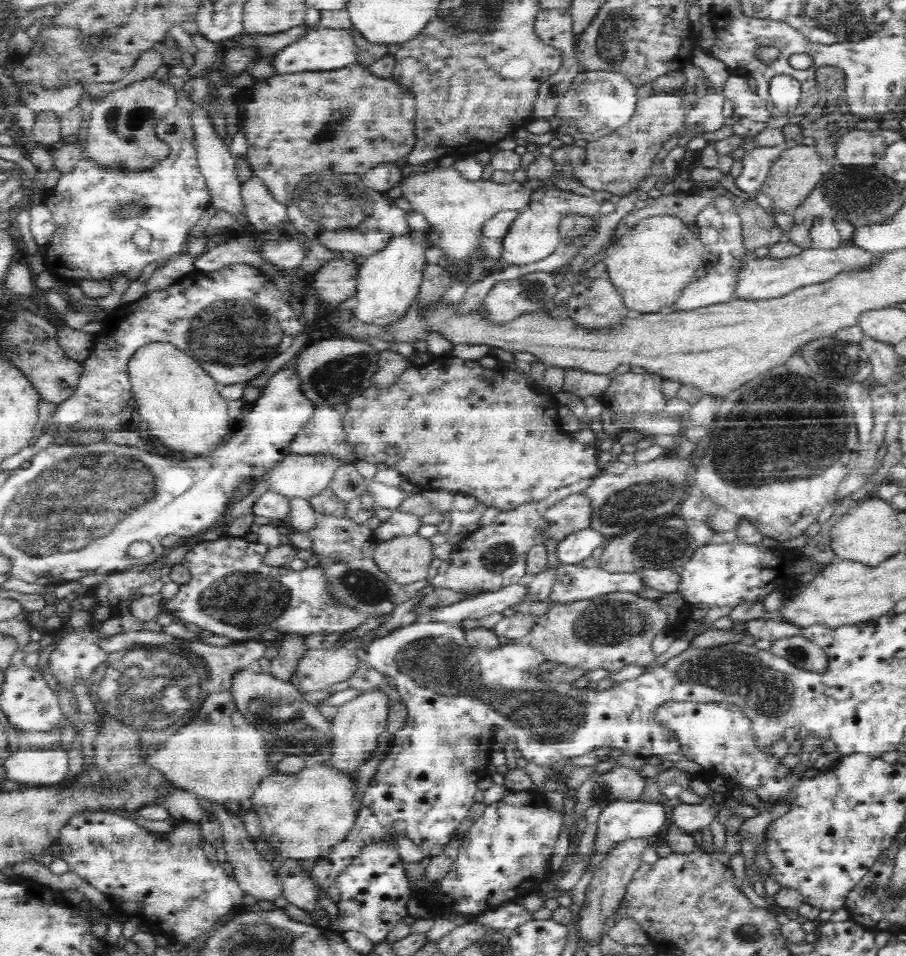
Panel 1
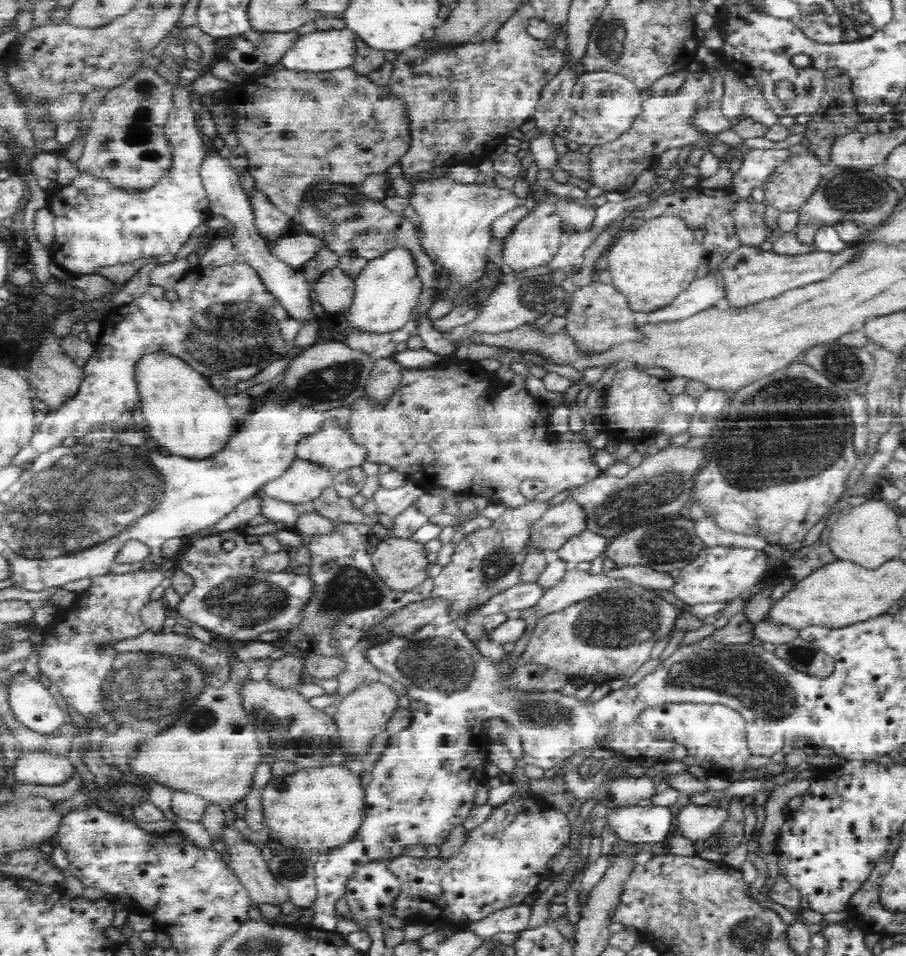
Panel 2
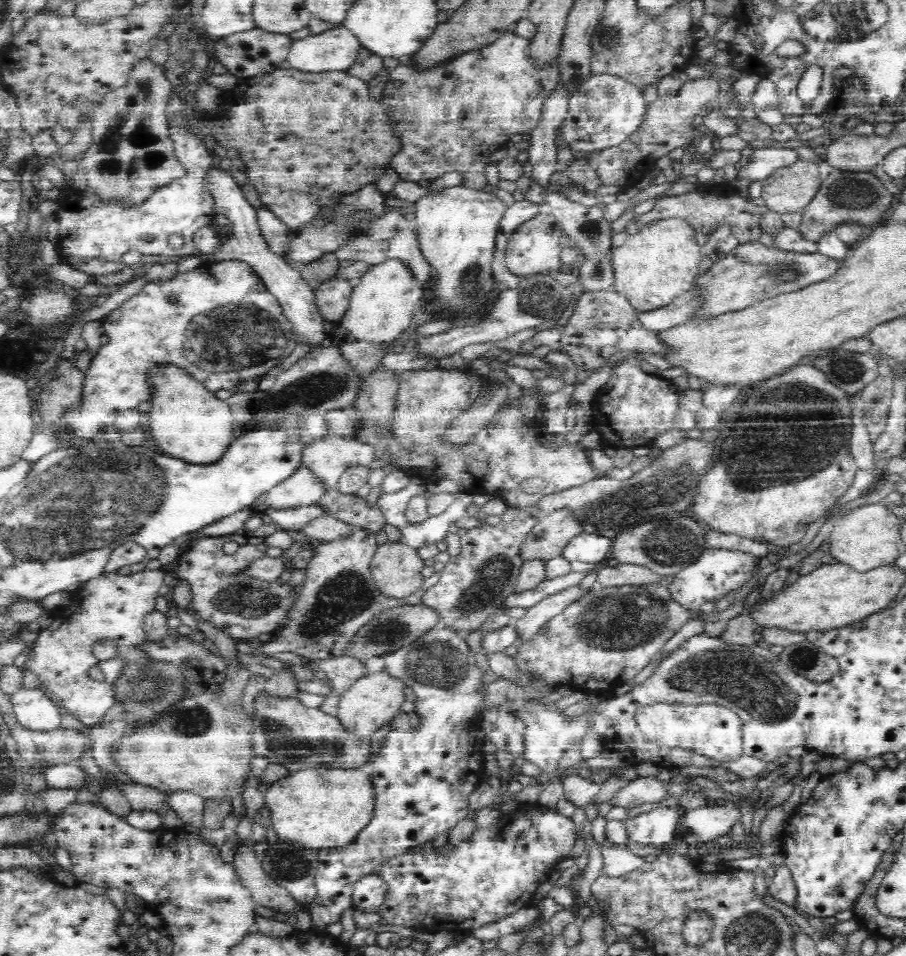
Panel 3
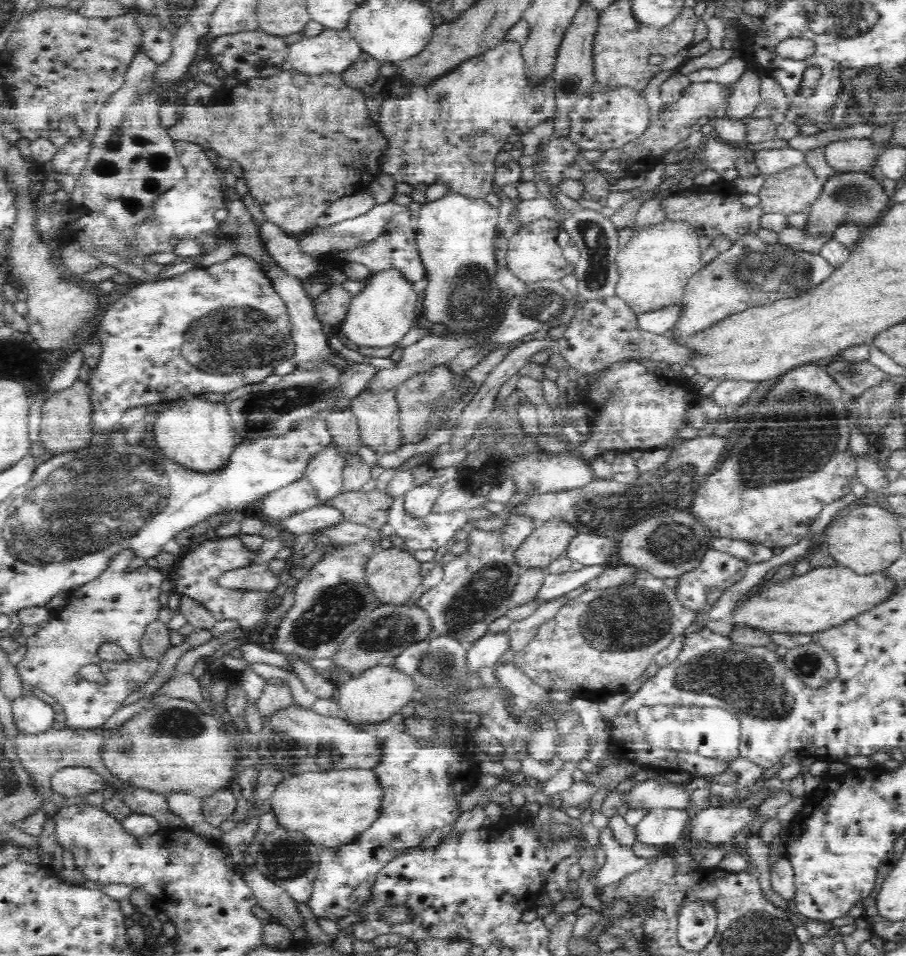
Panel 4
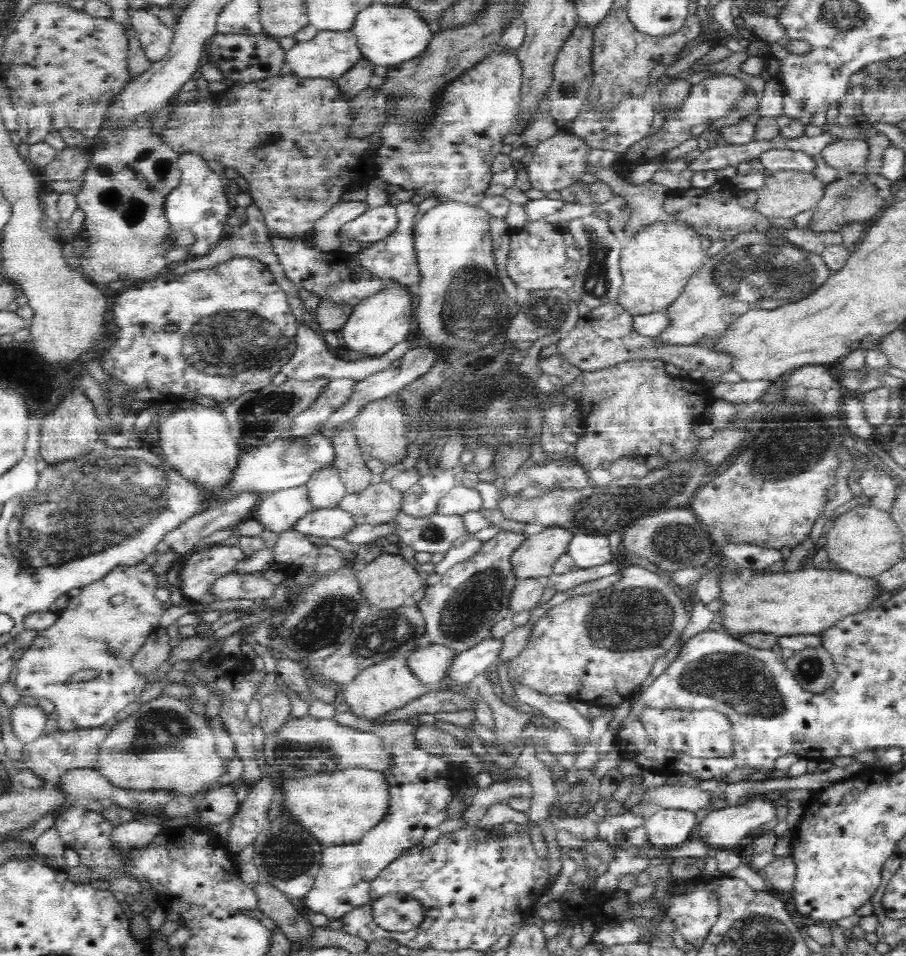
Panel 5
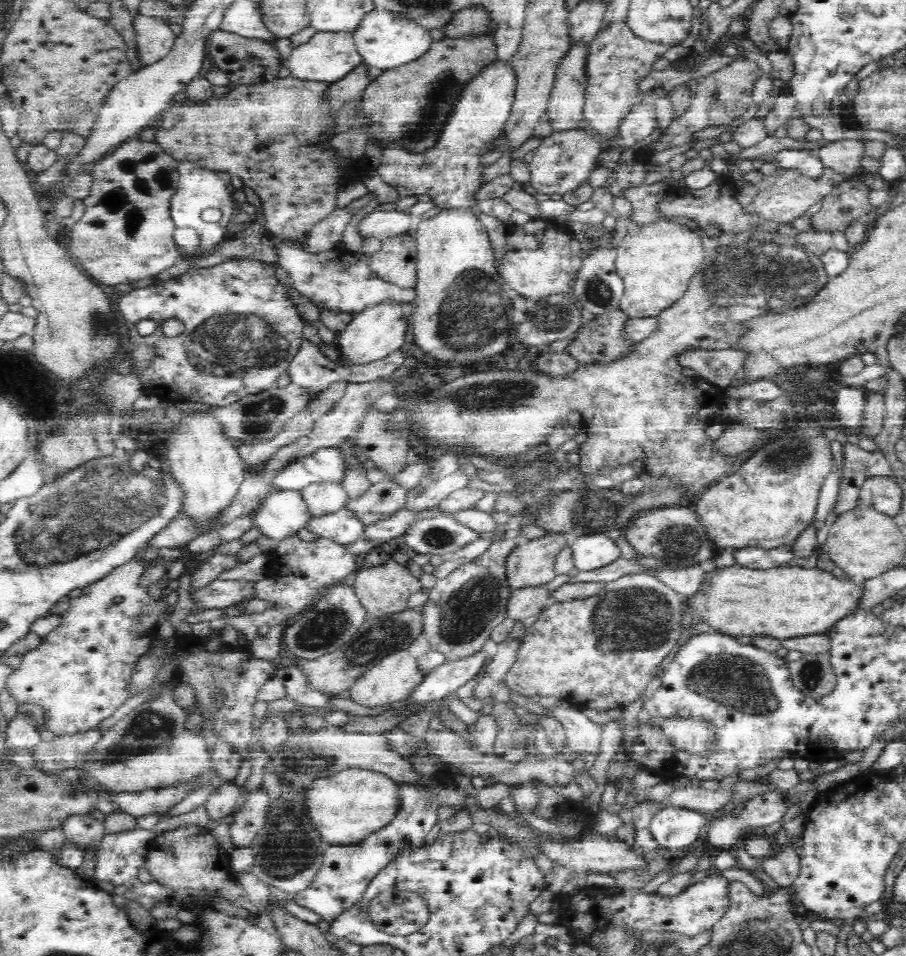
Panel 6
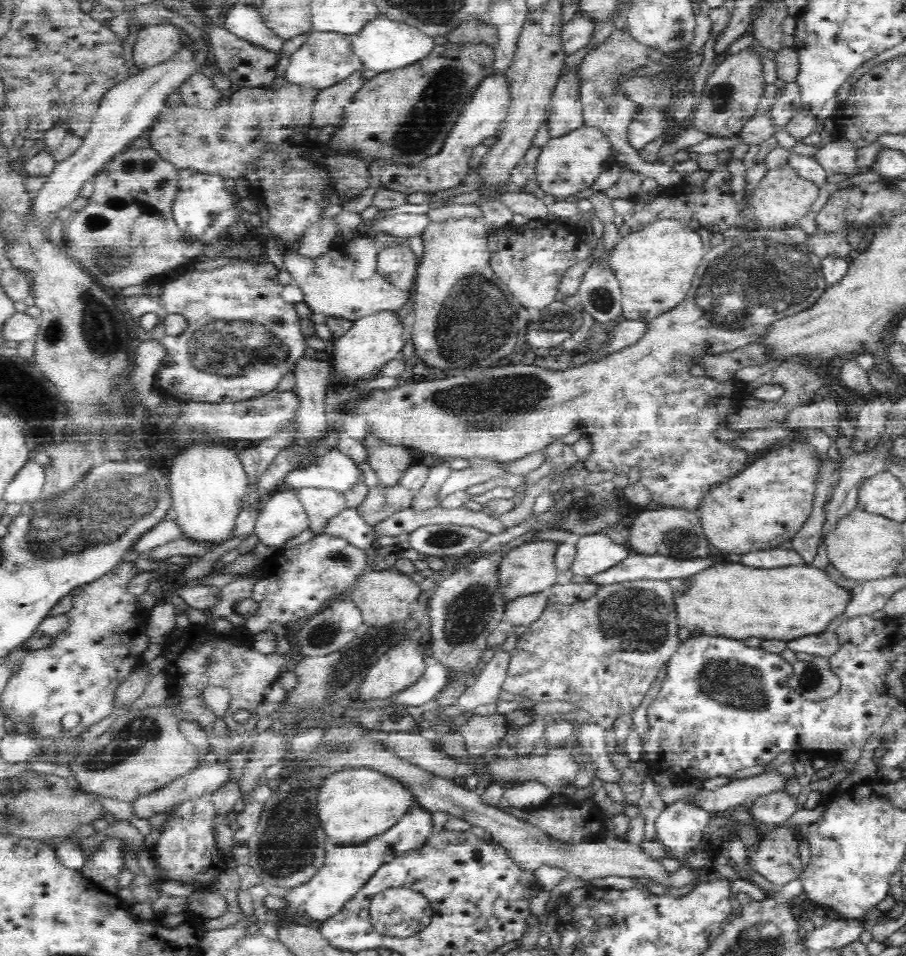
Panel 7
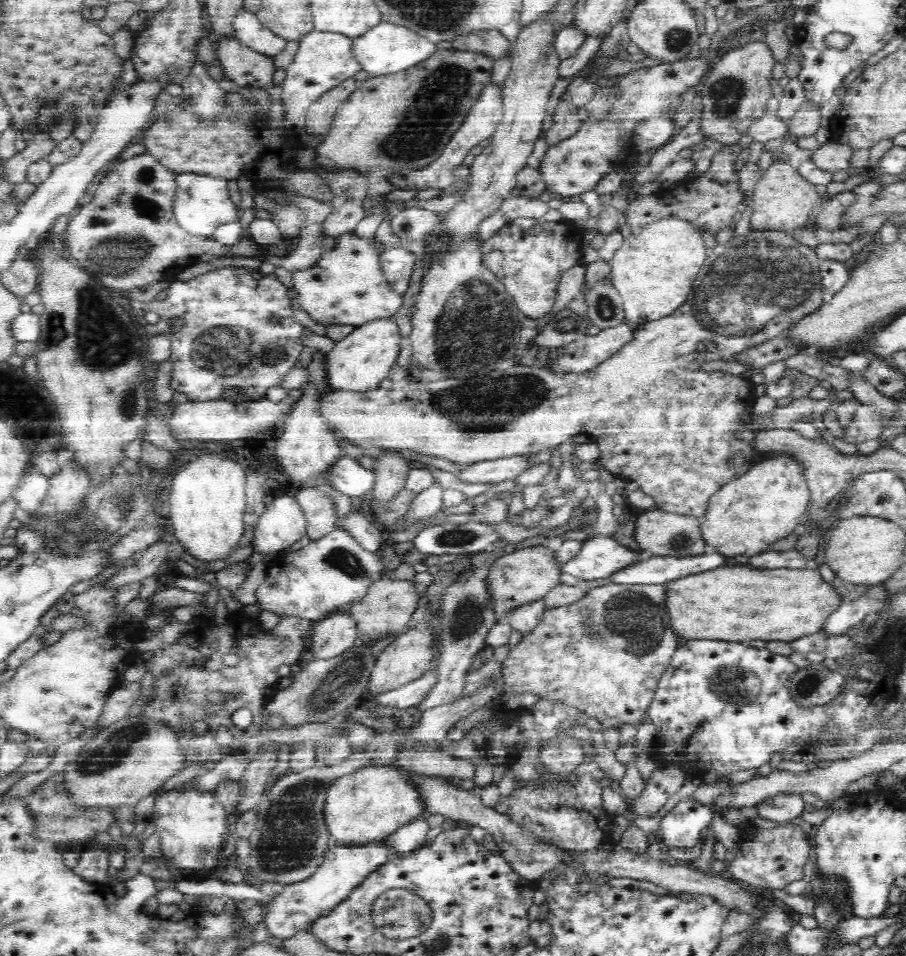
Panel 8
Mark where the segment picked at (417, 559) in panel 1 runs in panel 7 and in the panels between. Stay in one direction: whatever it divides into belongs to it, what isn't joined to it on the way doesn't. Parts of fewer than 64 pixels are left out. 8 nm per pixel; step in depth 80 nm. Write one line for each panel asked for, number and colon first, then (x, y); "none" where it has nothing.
2: (402, 562)
3: (396, 566)
4: (394, 574)
5: (388, 581)
6: (384, 589)
7: (384, 596)

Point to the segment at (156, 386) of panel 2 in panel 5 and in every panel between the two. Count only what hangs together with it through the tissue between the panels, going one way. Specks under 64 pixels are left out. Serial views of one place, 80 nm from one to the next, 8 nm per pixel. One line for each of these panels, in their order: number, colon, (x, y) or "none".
3: (187, 420)
4: (189, 429)
5: (197, 441)

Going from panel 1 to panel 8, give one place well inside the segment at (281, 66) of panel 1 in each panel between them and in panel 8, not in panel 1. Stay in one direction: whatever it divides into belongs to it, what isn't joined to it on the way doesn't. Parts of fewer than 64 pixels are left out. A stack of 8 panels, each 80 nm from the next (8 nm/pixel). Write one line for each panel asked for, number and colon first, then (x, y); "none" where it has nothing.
2: (324, 50)
3: (337, 49)
4: (334, 51)
5: (330, 54)
6: (327, 57)
7: (325, 59)
8: (324, 60)

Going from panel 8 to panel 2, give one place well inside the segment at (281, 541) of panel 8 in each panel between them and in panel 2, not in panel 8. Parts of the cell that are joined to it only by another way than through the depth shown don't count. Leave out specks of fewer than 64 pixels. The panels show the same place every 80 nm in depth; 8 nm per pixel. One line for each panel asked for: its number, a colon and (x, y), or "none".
2: (301, 481)
3: (303, 487)
4: (301, 494)
5: (277, 512)
6: (283, 513)
7: (282, 516)

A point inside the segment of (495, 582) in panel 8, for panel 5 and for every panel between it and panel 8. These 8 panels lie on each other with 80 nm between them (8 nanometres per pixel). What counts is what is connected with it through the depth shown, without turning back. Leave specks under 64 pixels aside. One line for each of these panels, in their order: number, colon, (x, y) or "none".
5: (536, 556)
6: (532, 562)
7: (531, 567)

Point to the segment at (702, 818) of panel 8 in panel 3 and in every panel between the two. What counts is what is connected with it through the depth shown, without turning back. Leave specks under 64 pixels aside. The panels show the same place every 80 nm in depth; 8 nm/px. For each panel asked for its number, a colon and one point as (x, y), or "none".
3: (658, 826)
4: (661, 826)
5: (670, 827)
6: (673, 827)
7: (680, 826)

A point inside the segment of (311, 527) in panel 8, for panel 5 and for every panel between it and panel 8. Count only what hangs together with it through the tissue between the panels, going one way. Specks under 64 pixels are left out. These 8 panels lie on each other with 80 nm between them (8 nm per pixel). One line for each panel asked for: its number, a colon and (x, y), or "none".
5: (326, 488)
6: (328, 496)
7: (321, 504)

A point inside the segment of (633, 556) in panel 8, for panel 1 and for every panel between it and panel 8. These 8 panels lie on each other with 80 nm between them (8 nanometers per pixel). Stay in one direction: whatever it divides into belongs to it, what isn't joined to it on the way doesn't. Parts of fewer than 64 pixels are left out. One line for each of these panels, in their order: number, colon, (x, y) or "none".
1: (576, 547)
2: (587, 545)
3: (589, 548)
4: (588, 549)
5: (587, 550)
6: (590, 551)
7: (595, 553)

